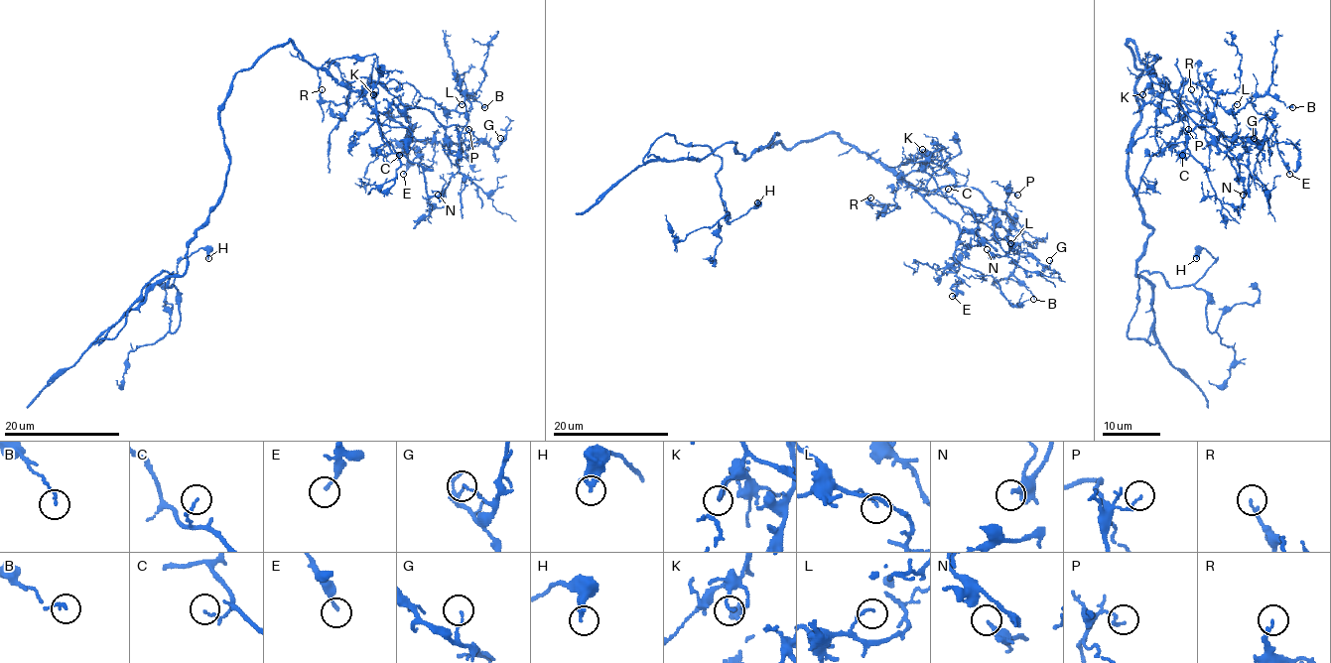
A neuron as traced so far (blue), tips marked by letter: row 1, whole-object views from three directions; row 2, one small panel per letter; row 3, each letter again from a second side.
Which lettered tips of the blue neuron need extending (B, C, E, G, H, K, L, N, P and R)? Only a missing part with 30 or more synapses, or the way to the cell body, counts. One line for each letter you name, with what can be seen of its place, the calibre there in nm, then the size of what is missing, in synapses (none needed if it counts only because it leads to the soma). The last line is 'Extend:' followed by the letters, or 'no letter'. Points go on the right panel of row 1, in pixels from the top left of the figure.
Extend: no letter

